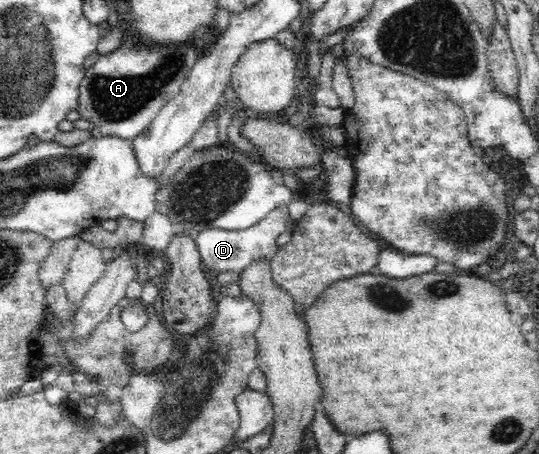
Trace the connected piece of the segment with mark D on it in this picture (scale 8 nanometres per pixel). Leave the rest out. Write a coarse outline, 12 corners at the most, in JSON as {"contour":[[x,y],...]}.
{"contour":[[287,205],[245,230],[209,228],[195,241],[205,267],[241,275],[272,259]]}

